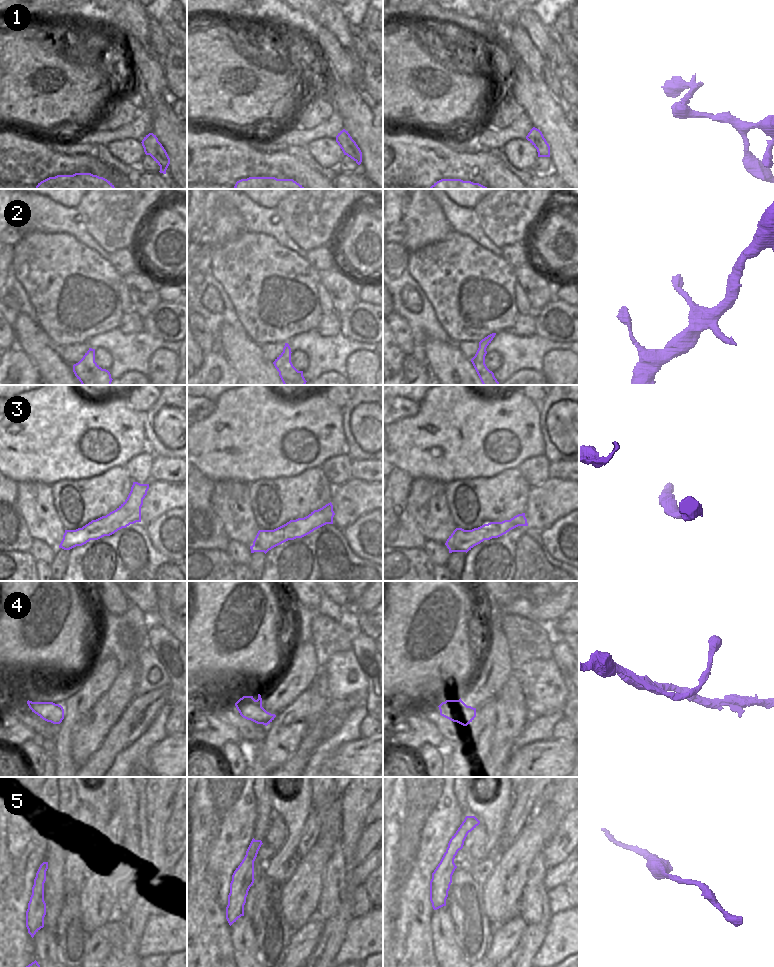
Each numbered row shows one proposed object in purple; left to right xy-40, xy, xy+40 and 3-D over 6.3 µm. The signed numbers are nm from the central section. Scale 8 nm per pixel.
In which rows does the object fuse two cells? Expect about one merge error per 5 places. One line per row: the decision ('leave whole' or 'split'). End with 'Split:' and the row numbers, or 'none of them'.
1: split
2: leave whole
3: leave whole
4: leave whole
5: leave whole
Split: 1

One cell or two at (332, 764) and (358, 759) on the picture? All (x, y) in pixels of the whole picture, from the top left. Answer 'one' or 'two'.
one

